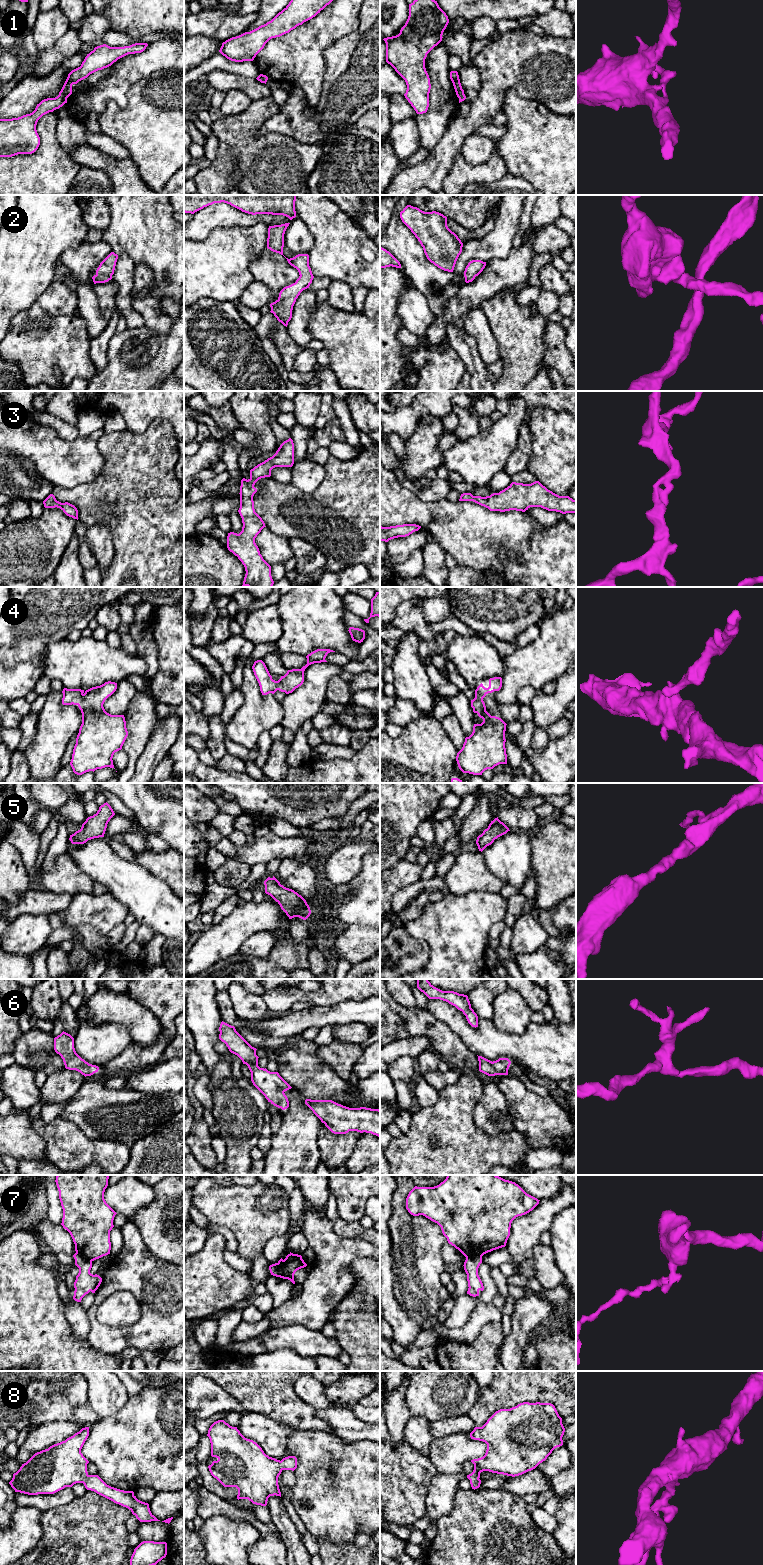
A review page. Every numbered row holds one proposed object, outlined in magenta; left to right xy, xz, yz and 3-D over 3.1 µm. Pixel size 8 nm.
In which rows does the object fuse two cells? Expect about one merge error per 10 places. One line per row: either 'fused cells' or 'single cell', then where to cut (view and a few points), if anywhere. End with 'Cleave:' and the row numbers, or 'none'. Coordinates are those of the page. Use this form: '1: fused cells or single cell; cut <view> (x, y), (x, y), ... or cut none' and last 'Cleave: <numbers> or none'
1: single cell; cut none
2: single cell; cut none
3: single cell; cut none
4: single cell; cut none
5: single cell; cut none
6: single cell; cut none
7: fused cells; cut xy (76, 1251), (92, 1260)
8: single cell; cut none
Cleave: 7

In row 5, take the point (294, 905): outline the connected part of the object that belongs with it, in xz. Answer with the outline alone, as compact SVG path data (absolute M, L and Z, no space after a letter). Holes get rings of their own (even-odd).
M273 876L264 881L265 893L270 895L286 913L289 919L299 917L306 920L311 910L306 900L292 889L286 888Z

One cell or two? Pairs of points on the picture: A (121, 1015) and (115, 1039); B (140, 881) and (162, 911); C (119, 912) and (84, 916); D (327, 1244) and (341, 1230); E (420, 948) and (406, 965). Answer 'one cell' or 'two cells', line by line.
A: two cells
B: one cell
C: one cell
D: two cells
E: one cell

